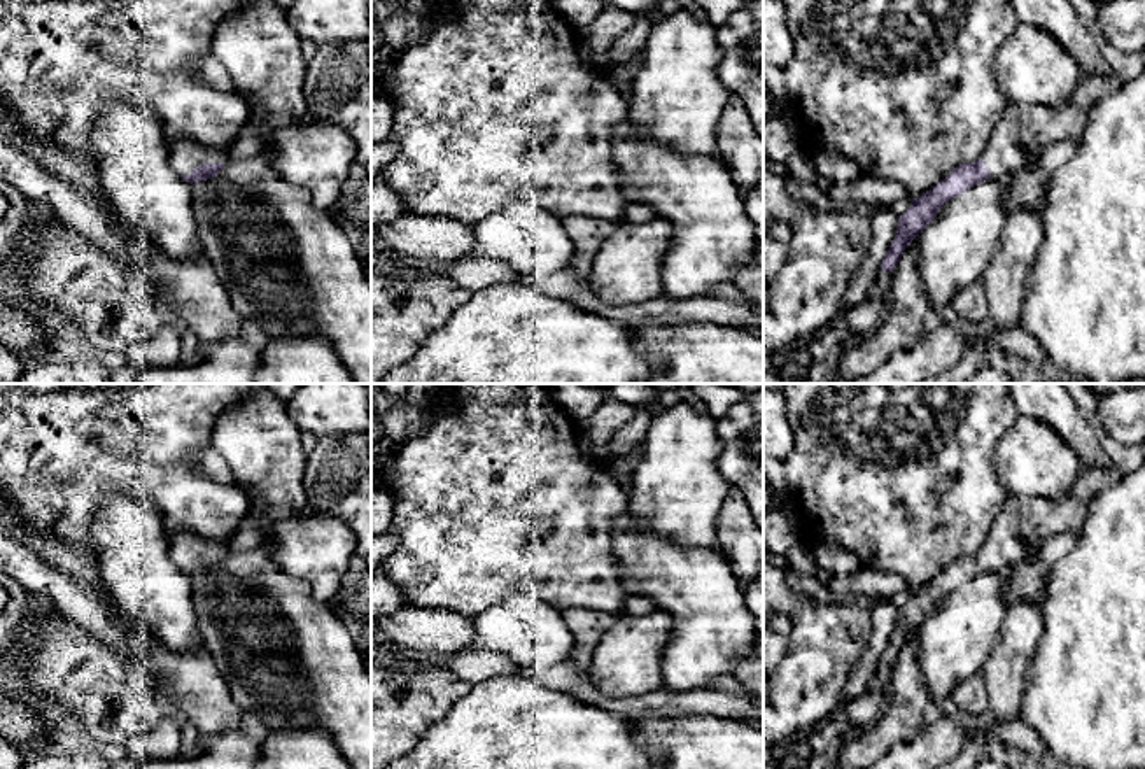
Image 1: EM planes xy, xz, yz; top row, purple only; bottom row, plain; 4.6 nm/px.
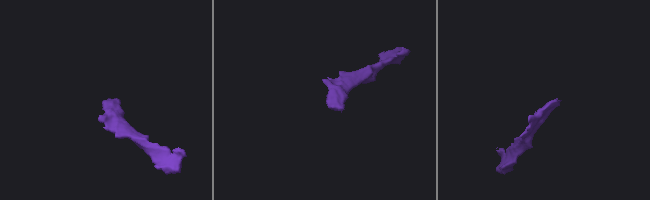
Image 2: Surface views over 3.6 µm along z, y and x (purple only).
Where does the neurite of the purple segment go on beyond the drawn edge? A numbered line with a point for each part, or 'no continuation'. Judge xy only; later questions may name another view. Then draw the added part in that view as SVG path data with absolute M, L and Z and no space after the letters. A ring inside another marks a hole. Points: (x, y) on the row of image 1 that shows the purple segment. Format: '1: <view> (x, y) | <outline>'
1: xy (184, 155) | M179 138L170 145L170 165L184 175L205 163L226 163L226 151L207 149L187 138Z

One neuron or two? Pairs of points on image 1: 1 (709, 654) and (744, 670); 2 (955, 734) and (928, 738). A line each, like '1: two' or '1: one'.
1: two
2: one

